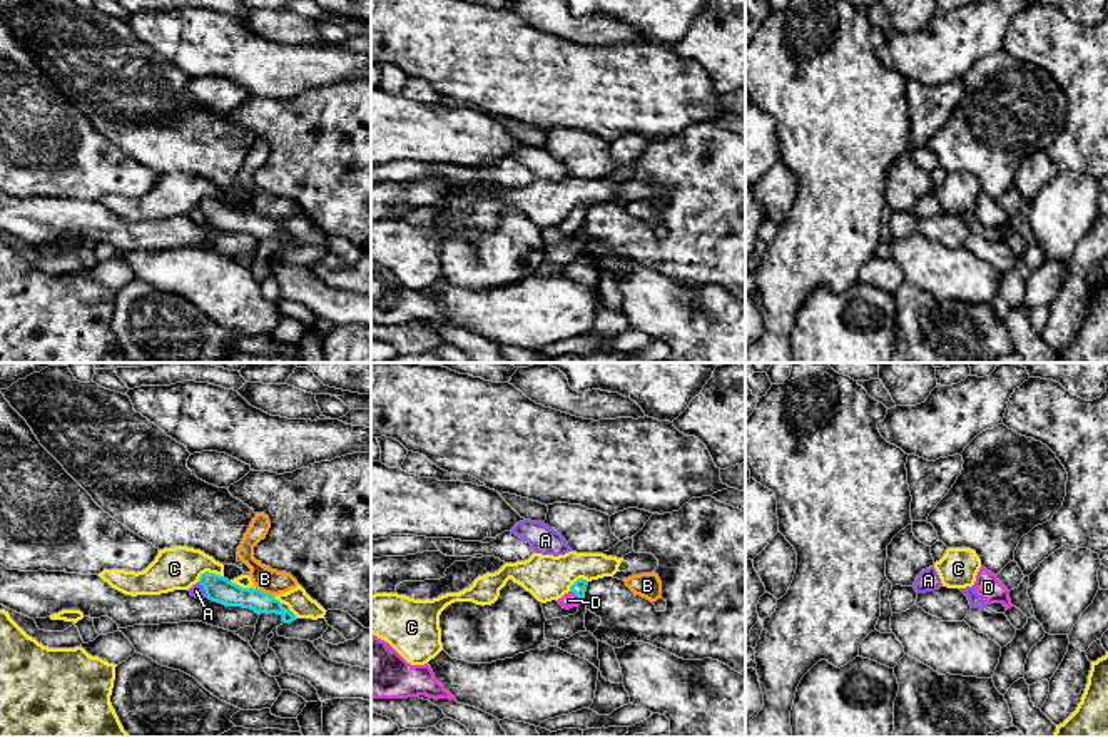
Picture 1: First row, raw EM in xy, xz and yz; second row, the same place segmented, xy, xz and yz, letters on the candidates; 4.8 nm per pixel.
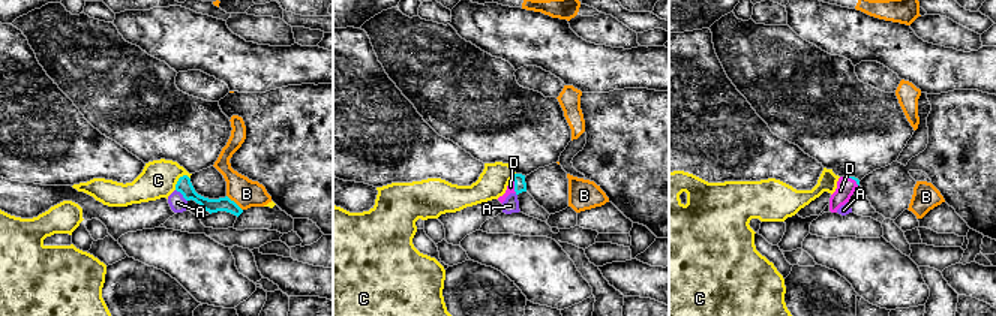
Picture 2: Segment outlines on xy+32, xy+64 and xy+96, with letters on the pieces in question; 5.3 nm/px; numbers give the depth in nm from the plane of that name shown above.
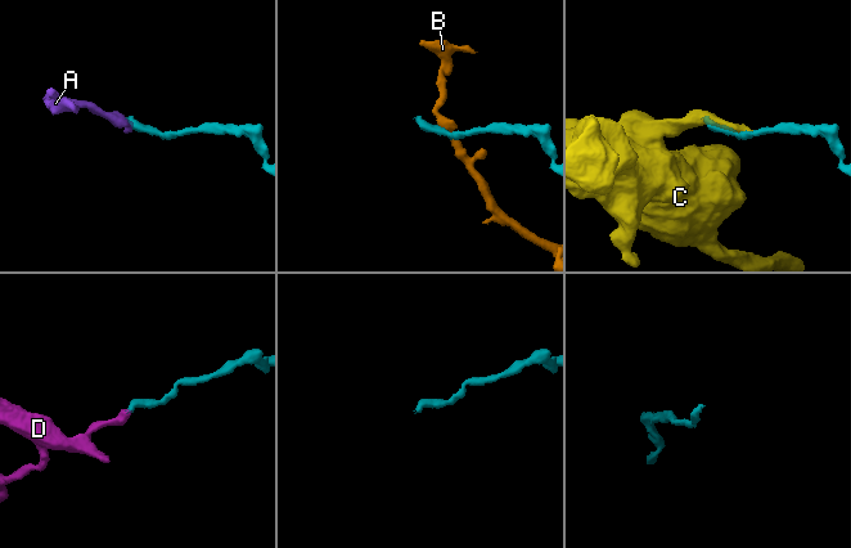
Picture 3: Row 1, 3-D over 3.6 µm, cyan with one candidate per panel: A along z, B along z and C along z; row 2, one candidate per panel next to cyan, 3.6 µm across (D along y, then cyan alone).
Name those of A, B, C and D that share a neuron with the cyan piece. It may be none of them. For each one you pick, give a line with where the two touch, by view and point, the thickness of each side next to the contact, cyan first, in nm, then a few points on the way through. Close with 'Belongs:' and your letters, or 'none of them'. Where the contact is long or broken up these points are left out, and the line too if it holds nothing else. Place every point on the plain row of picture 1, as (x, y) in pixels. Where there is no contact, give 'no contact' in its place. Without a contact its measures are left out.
D: contact xz (575, 219); calibres 70 and 80 nm; way xz (579, 213), (575, 219), (569, 226)
Belongs: D

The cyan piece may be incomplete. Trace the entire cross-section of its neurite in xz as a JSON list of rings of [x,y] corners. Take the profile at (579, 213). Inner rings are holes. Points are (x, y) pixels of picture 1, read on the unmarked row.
[[[583,204],[577,206],[577,207],[570,212],[570,217],[565,219],[565,221],[563,221],[562,224],[558,224],[557,227],[558,227],[563,234],[567,234],[567,236],[570,236],[570,234],[573,234],[573,232],[578,232],[578,231],[583,227],[583,224],[585,224],[587,211],[588,211],[587,206],[583,206]]]

